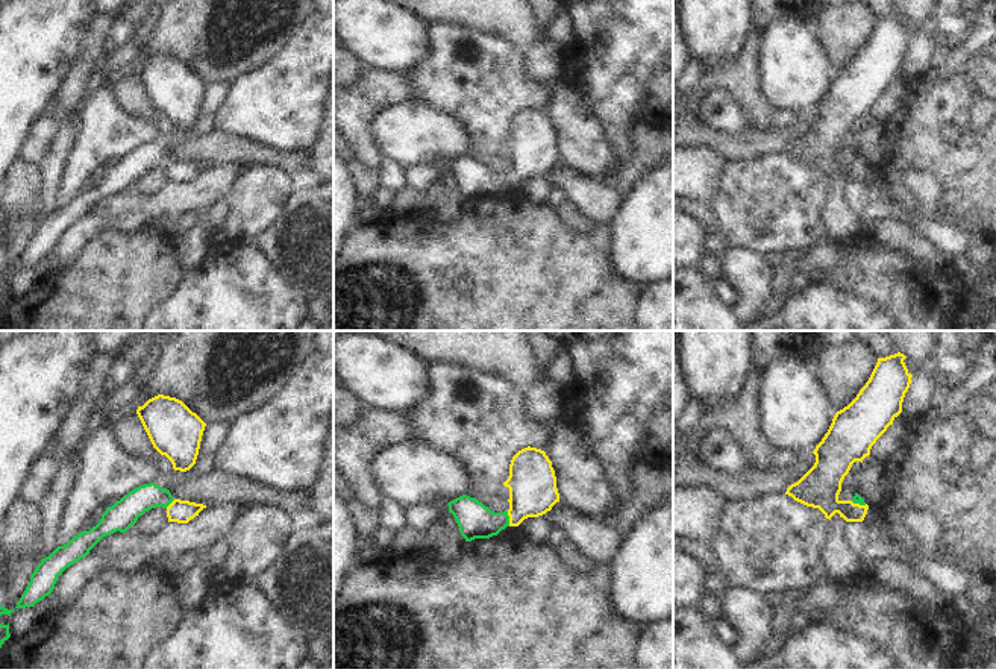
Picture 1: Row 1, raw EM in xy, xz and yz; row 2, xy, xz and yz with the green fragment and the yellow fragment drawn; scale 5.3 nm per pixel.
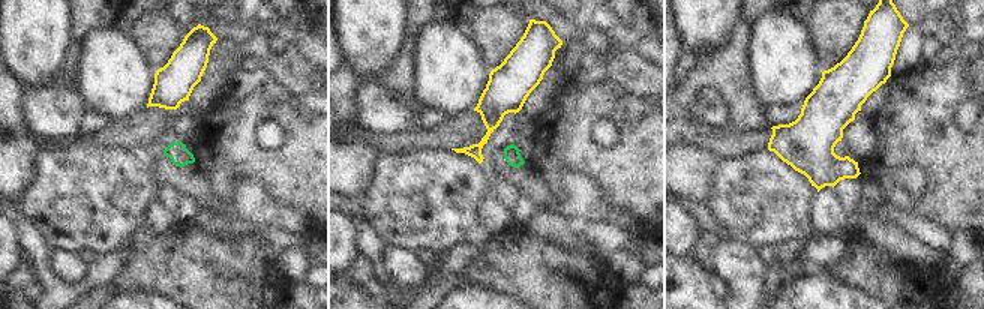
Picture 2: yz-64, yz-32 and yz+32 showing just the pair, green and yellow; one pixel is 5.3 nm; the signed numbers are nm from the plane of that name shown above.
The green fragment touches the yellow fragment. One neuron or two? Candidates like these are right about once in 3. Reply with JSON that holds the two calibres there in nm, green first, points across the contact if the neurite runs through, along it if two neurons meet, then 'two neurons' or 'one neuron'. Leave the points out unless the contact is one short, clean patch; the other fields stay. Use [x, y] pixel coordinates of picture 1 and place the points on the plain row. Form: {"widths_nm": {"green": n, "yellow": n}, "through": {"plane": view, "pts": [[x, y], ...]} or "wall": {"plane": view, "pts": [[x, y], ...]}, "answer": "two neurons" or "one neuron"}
{"widths_nm": {"green": 190, "yellow": 260}, "through": {"plane": "xz", "pts": [[475, 181], [508, 179], [532, 153], [532, 144]]}, "answer": "one neuron"}

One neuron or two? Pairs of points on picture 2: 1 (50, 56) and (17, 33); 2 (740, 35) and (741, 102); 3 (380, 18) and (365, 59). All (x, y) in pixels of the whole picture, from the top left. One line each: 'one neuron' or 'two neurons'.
1: one neuron
2: one neuron
3: one neuron

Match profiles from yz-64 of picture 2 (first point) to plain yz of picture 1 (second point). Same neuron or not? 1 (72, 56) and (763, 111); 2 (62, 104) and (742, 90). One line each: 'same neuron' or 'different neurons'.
1: same neuron
2: different neurons

